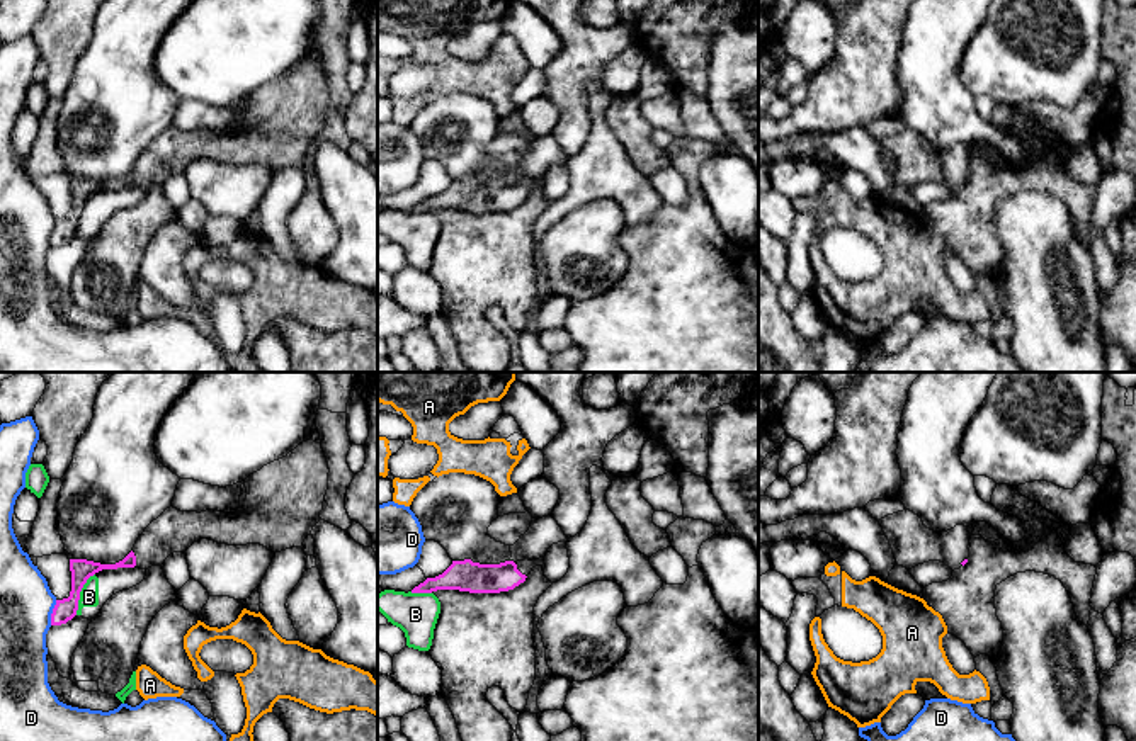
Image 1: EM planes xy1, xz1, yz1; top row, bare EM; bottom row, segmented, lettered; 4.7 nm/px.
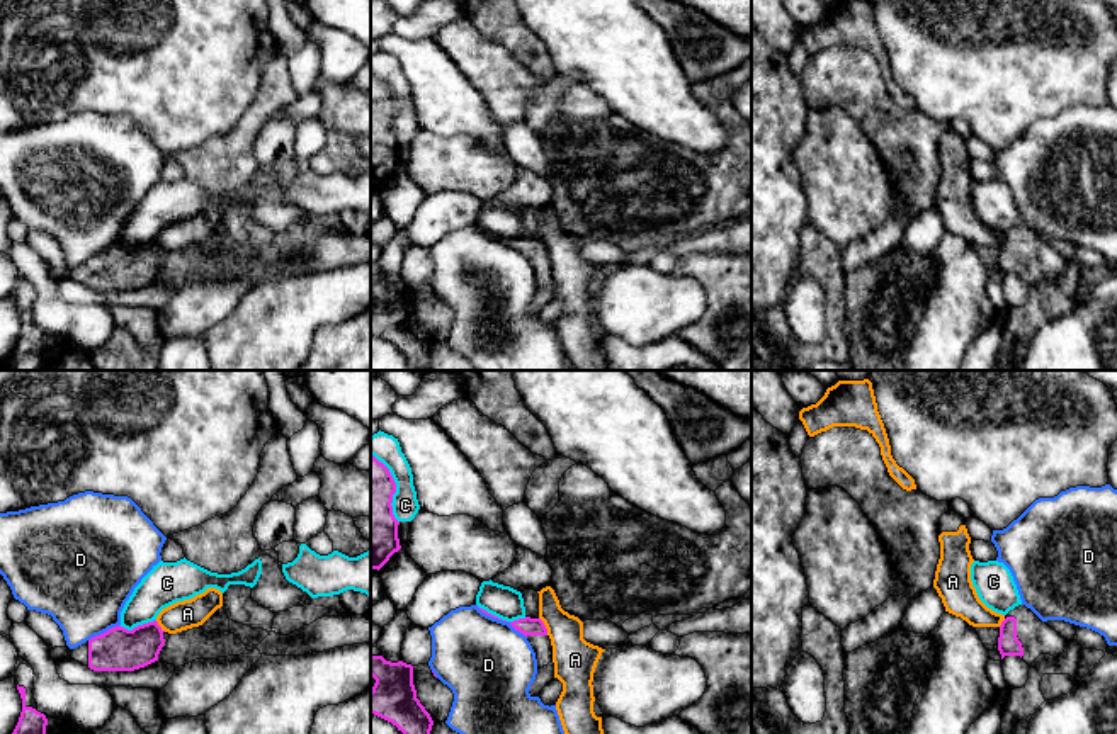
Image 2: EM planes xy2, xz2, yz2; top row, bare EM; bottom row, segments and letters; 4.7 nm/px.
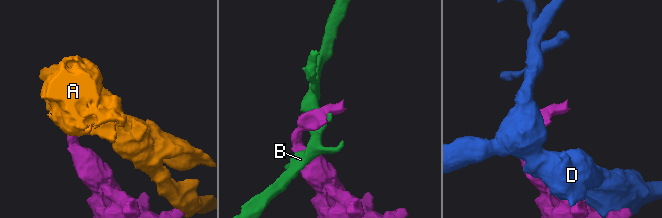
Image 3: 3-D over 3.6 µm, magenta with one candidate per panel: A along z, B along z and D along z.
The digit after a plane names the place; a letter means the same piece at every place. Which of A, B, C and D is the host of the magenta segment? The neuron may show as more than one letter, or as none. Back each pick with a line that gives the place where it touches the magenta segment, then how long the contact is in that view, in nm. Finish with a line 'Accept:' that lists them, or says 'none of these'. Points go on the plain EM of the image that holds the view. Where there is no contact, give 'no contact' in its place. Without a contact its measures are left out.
Accept: none of these

